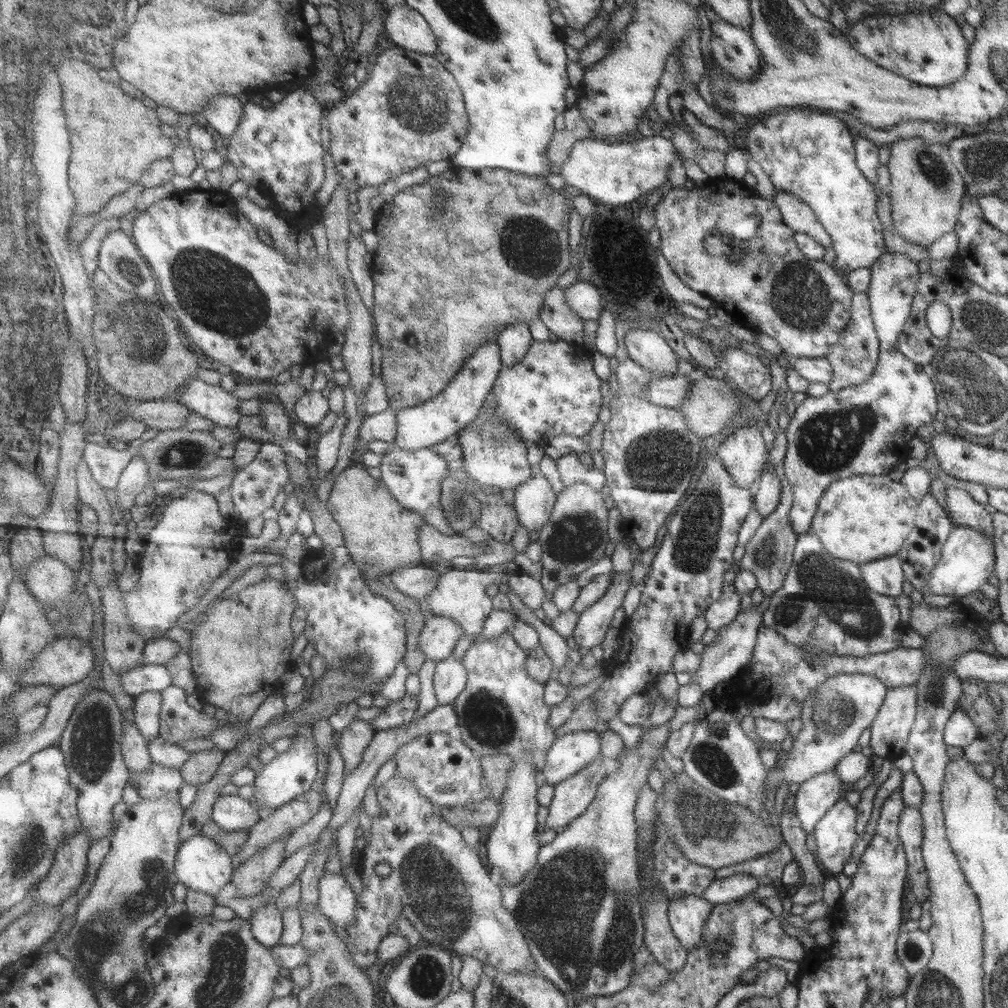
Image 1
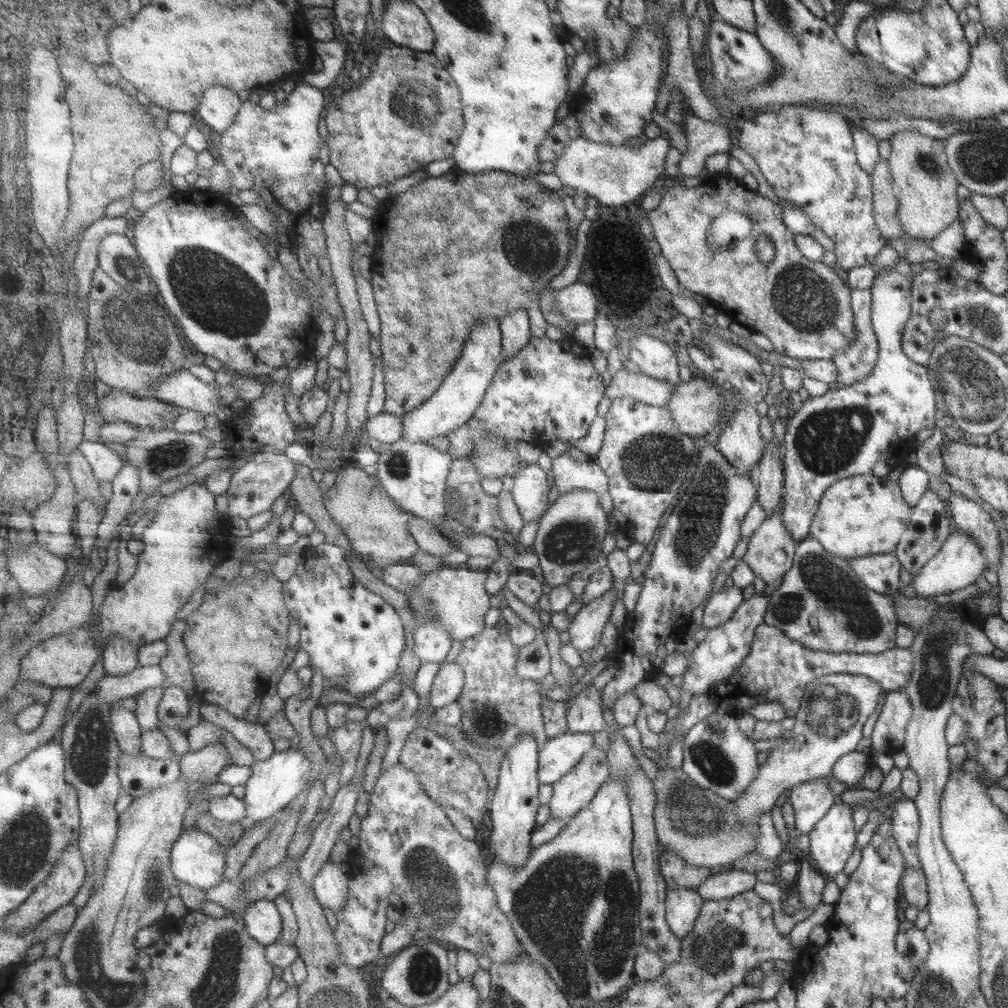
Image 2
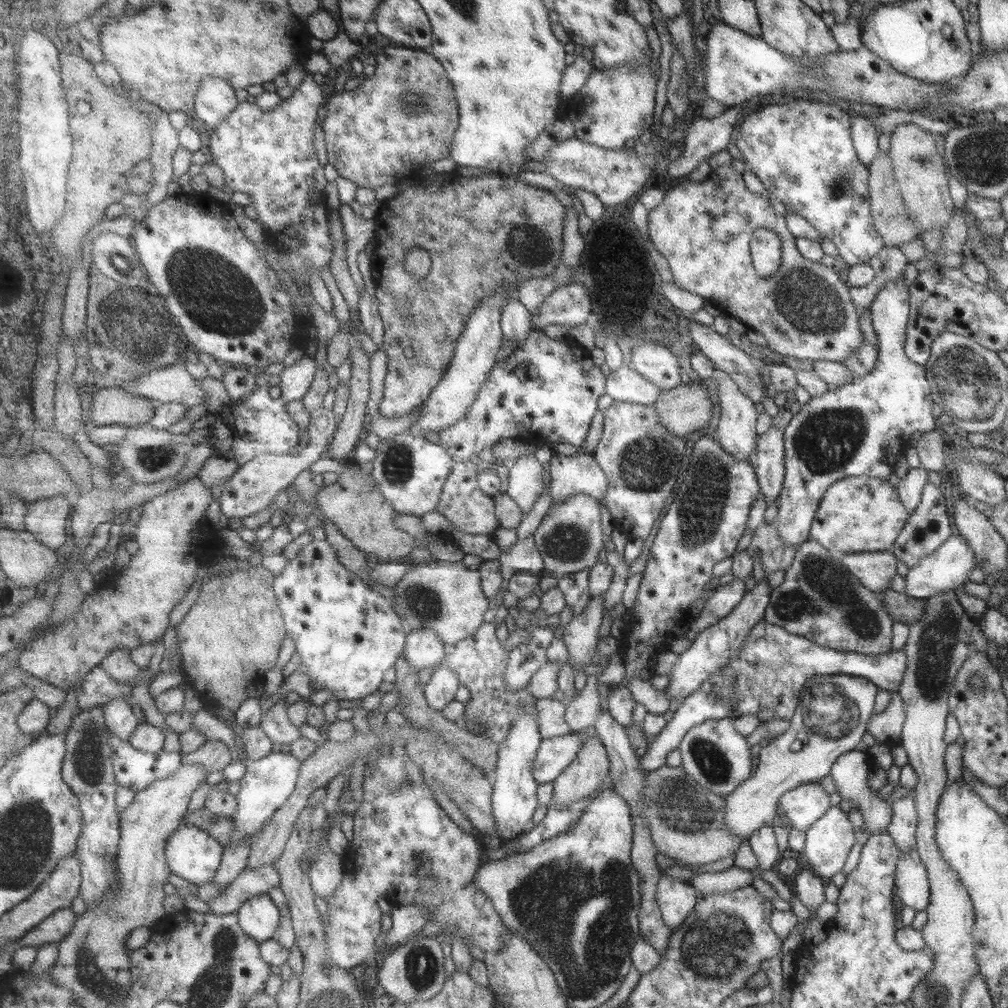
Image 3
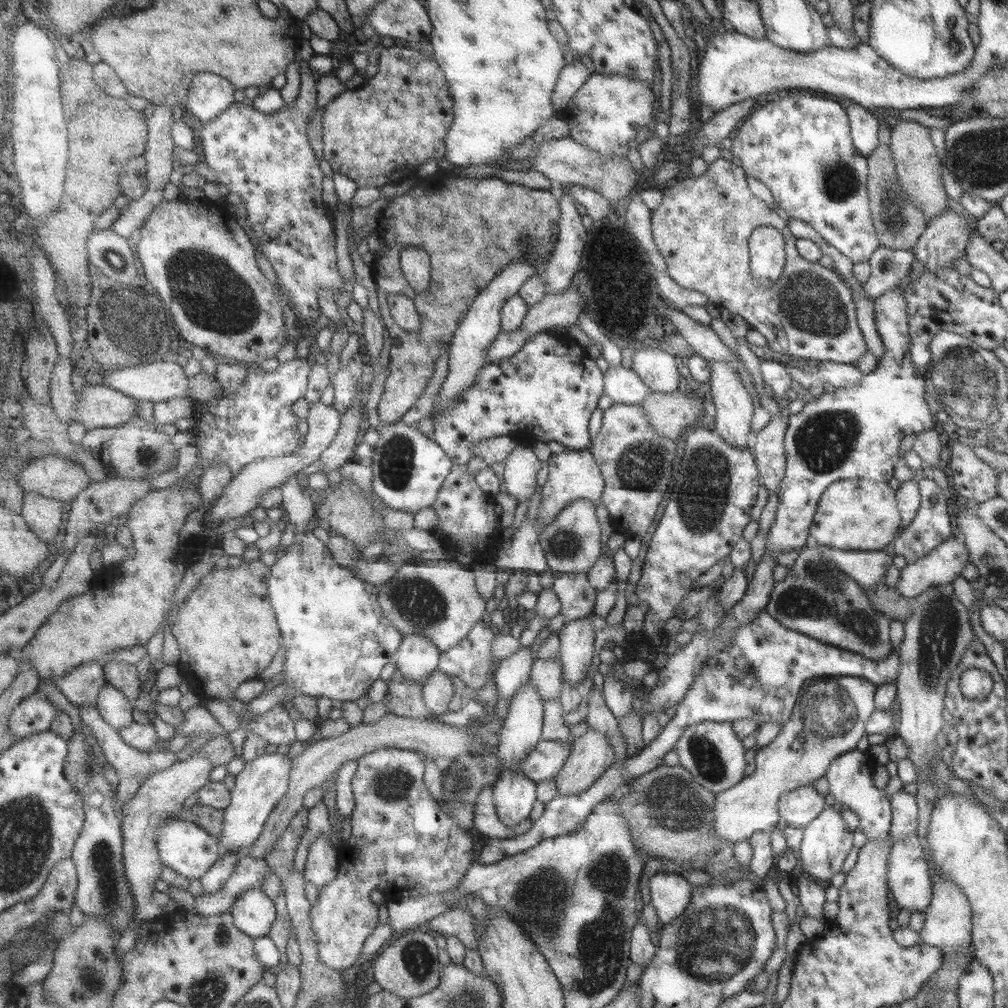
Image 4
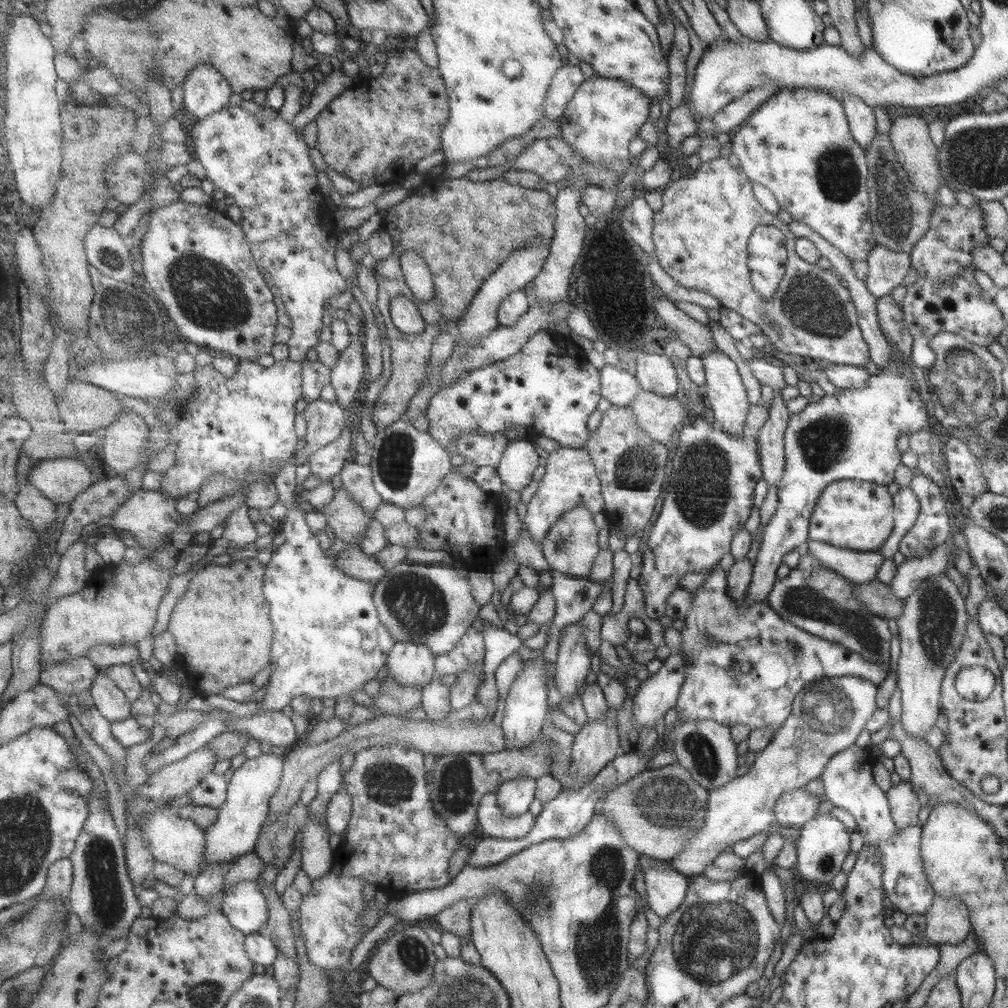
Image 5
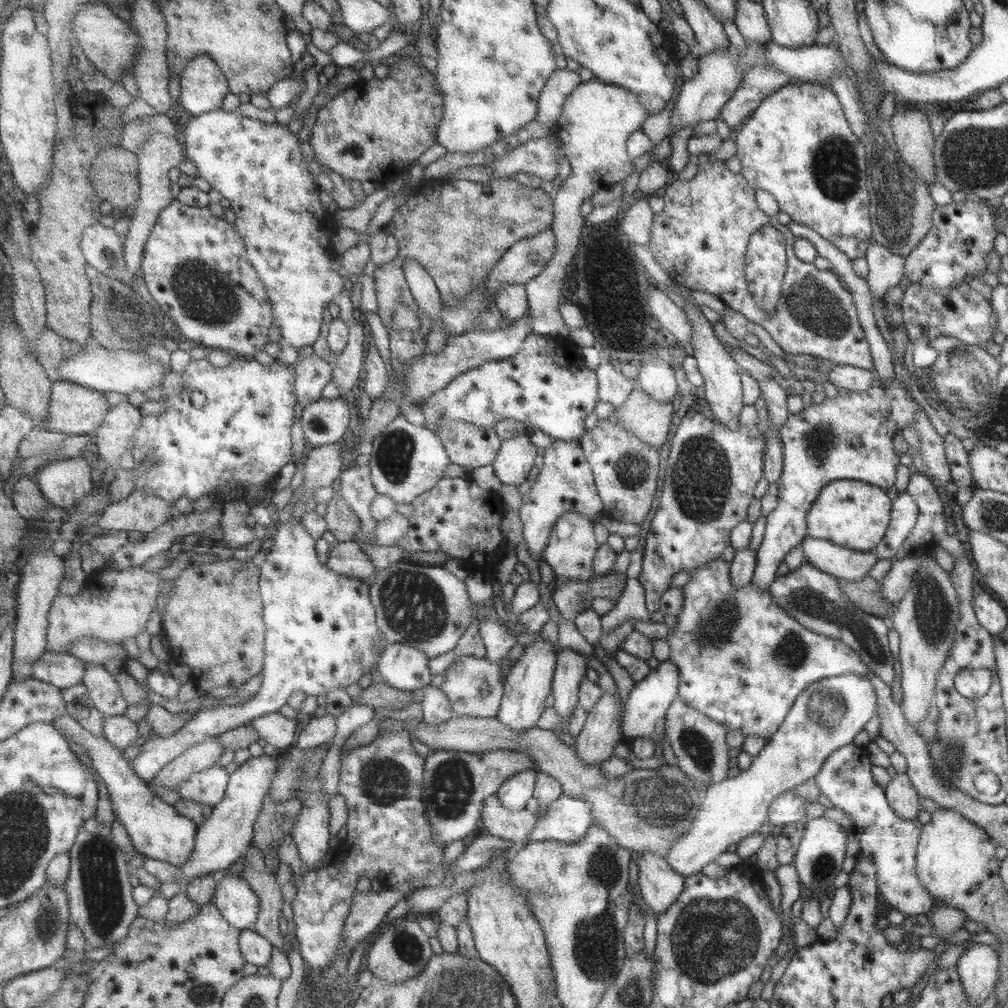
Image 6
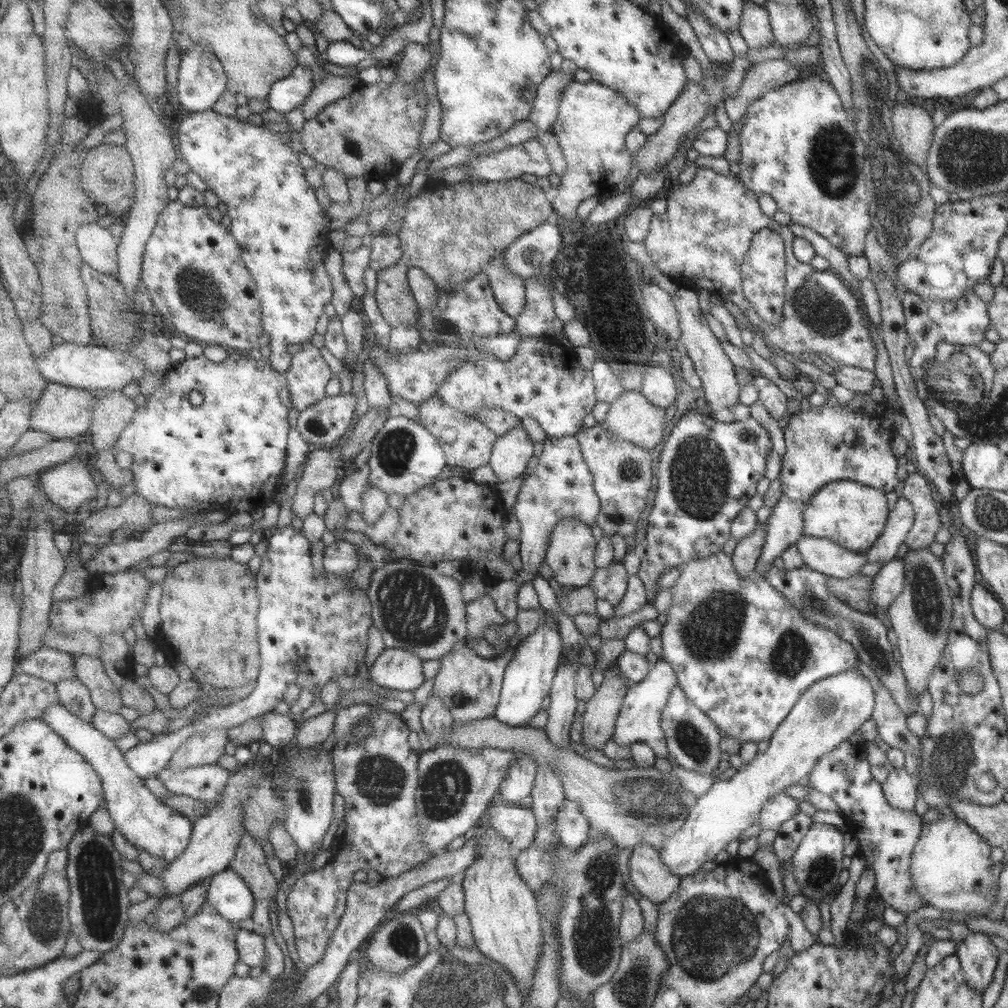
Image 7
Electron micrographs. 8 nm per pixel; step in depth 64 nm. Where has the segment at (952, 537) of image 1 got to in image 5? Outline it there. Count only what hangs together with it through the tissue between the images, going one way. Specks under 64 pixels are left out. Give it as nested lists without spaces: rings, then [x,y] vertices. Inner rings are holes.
[[[951,541],[941,544],[921,557],[907,558],[896,566],[893,580],[889,583],[891,596],[903,601],[909,597],[915,586],[928,579],[928,576],[944,574],[953,565]]]

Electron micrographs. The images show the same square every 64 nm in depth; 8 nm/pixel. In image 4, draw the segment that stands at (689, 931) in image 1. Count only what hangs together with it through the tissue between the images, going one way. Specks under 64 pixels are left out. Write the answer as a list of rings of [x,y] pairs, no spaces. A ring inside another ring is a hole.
[[[657,871],[648,883],[650,903],[662,925],[669,924],[687,908],[693,887],[681,873]]]

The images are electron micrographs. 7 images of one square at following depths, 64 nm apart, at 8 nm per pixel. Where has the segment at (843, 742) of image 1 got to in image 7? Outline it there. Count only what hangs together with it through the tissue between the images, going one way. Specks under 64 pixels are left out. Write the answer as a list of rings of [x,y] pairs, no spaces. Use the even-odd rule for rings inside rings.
[[[857,669],[839,672],[808,686],[773,731],[767,749],[756,753],[749,763],[735,771],[729,779],[714,780],[709,790],[696,798],[695,804],[687,813],[684,825],[664,840],[659,854],[660,861],[667,867],[668,872],[681,878],[699,870],[703,862],[713,861],[715,854],[721,852],[726,844],[731,840],[738,840],[741,832],[757,823],[765,801],[791,784],[805,782],[818,758],[841,743],[851,740],[858,728],[870,719],[873,705],[874,694],[870,682]]]

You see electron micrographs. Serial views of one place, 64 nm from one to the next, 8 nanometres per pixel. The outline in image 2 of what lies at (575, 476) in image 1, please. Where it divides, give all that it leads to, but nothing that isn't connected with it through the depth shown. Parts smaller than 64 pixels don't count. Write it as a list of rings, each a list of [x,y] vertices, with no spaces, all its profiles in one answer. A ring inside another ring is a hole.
[[[563,453],[552,460],[552,471],[560,495],[579,488],[589,490],[603,498],[603,510],[611,513],[613,504],[608,492],[608,479],[594,460],[588,458],[586,462],[579,462],[571,454]]]

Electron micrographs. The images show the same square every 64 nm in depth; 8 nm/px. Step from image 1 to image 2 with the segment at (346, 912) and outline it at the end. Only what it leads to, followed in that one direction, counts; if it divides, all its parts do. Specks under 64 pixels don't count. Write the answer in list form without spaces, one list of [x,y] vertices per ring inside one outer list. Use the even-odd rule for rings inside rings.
[[[330,861],[318,872],[314,890],[324,908],[329,908],[335,916],[348,903],[350,877],[340,867]]]

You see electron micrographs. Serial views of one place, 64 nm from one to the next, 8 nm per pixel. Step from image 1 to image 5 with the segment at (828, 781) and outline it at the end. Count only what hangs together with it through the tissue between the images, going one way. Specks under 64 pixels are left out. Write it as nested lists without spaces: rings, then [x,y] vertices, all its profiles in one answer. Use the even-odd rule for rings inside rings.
[[[804,787],[790,791],[783,790],[774,804],[774,824],[800,829],[805,822],[816,815],[819,801],[822,799],[822,797],[808,794]]]

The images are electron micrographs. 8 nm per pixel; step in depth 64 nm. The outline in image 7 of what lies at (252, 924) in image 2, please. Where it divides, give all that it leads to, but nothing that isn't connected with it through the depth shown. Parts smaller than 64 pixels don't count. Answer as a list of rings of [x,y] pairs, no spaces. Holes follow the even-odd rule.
[[[231,867],[209,880],[208,902],[236,926],[251,922],[256,907],[251,887]]]

